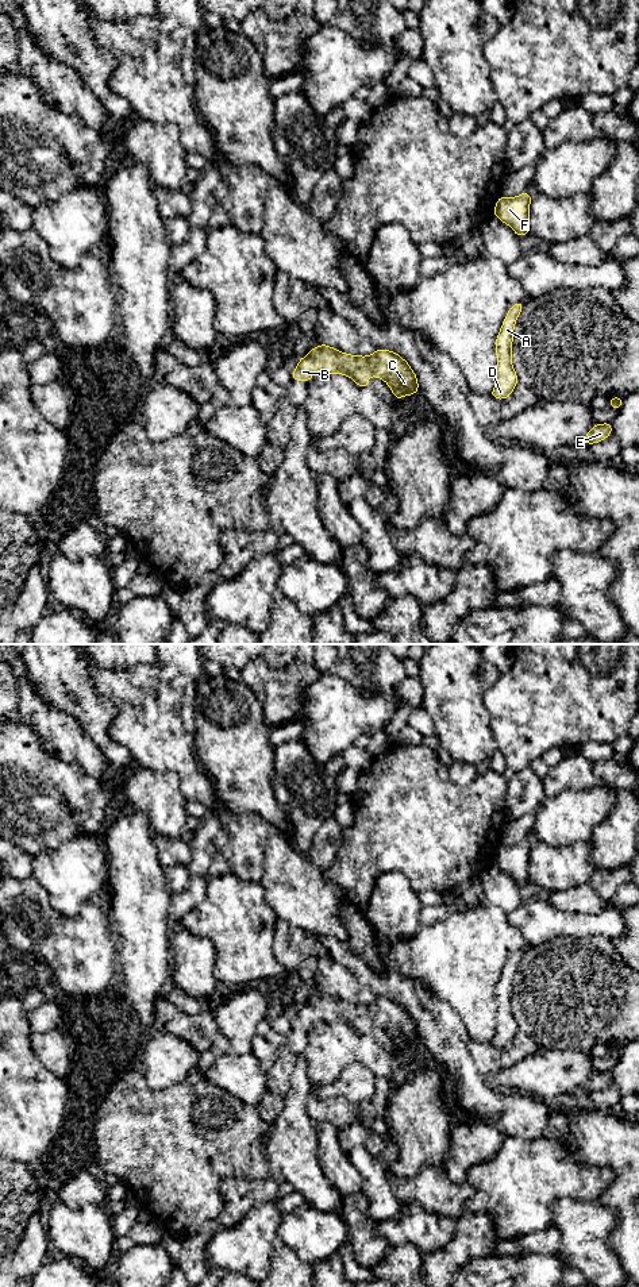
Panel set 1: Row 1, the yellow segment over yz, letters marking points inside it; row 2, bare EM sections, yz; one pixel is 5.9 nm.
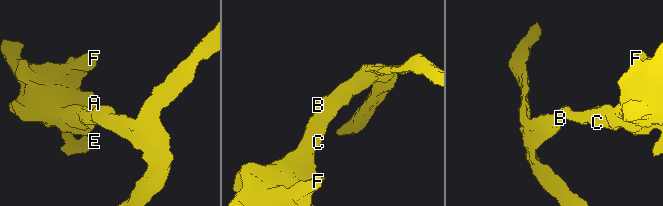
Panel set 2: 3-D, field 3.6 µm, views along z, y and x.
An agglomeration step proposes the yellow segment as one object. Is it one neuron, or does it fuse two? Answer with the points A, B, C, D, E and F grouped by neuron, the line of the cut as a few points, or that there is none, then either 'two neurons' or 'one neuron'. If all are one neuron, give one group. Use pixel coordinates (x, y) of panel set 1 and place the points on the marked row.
A B C D E F; no cut; one neuron

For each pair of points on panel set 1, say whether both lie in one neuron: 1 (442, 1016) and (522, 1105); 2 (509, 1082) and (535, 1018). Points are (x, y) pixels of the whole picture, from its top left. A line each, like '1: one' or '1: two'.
1: one
2: two

